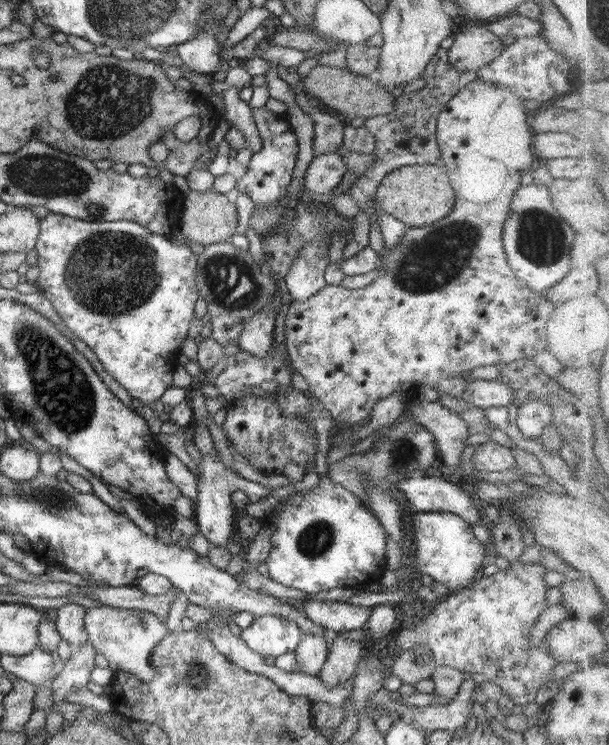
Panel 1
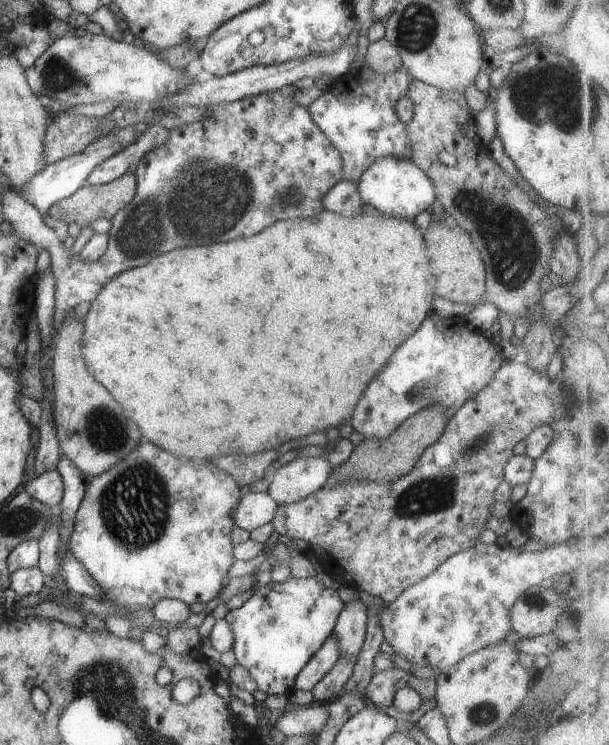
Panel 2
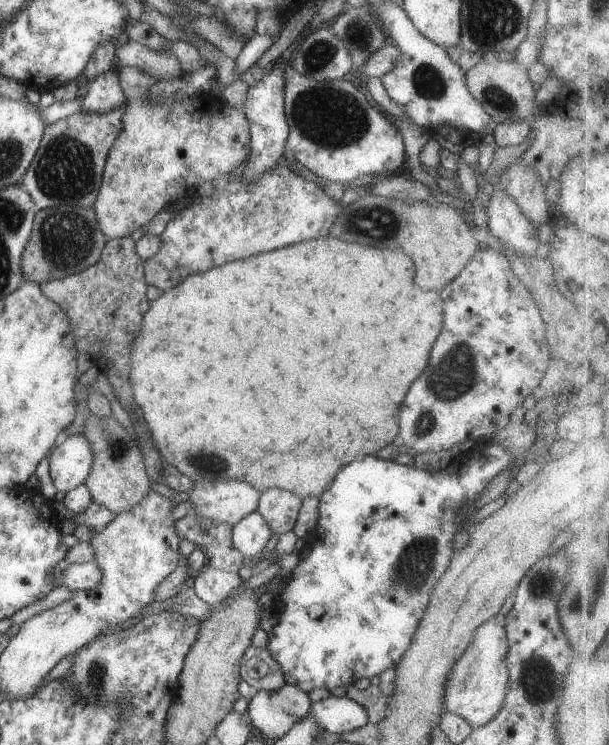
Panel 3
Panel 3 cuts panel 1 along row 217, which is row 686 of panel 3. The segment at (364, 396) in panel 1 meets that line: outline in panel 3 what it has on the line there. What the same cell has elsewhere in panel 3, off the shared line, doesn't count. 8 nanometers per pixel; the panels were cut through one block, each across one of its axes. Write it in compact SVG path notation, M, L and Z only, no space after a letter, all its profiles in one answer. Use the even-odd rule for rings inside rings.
M502 614L492 616L482 626L478 626L474 640L454 662L444 686L444 706L446 712L464 718L470 726L480 728L490 722L504 706L508 688L507 654L509 650L506 636L506 618Z

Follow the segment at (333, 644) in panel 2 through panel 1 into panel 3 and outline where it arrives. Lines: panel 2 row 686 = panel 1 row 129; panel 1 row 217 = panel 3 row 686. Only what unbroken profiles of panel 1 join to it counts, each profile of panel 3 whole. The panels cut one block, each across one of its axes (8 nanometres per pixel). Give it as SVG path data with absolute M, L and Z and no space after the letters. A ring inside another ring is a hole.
M253 645L242 654L239 673L241 679L251 686L253 693L278 690L286 683L282 669L272 654L266 648Z

